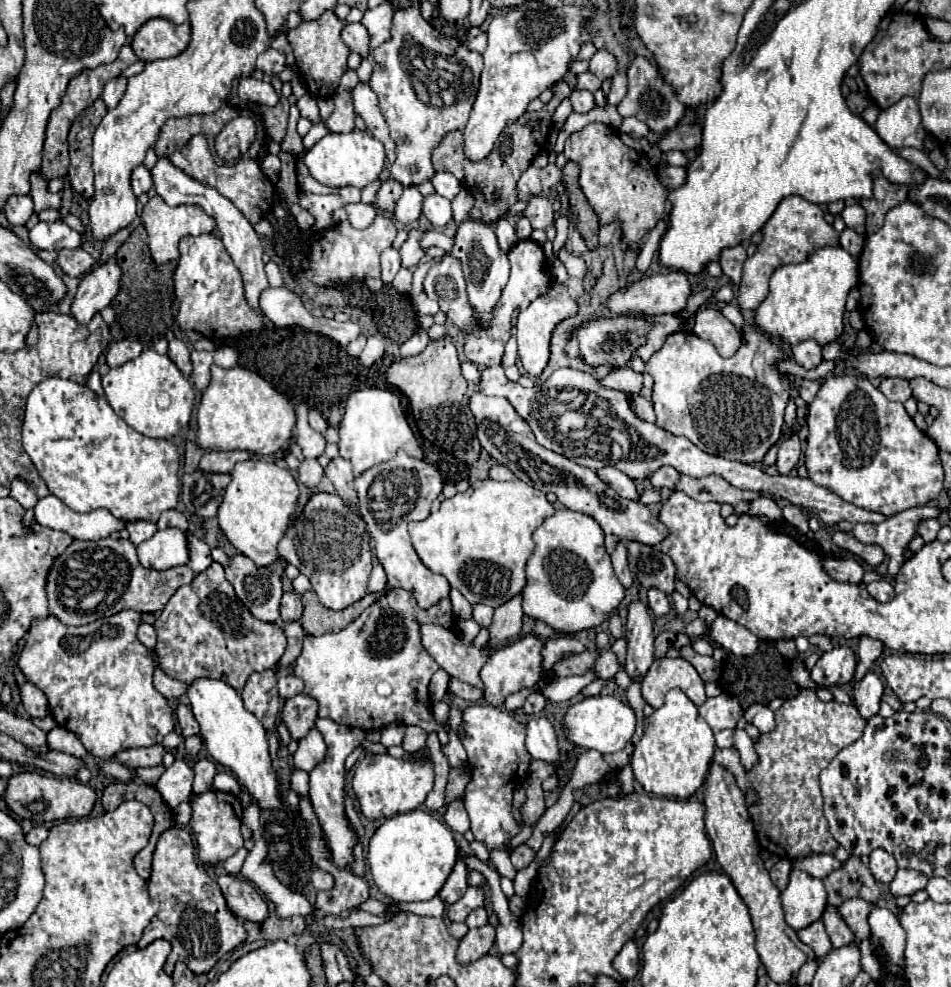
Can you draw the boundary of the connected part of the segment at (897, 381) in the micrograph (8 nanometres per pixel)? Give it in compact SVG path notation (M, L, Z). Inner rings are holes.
M883 378L879 390L893 402L905 402L911 396L911 388L907 380L901 378Z

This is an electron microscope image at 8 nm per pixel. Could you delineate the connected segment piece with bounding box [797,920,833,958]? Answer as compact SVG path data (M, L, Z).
M821 920L813 922L811 926L807 926L807 928L803 928L803 930L797 930L797 936L799 936L801 942L805 942L807 946L811 946L813 952L815 952L819 958L825 958L825 956L833 950L831 940L829 940L829 936L827 936L825 926L823 926Z

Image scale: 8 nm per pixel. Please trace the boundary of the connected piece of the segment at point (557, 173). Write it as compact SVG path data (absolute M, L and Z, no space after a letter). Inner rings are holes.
M549 162L545 168L535 168L531 165L517 182L519 200L531 198L533 194L539 194L539 192L547 192L557 180L561 180L561 176L563 172L555 162Z

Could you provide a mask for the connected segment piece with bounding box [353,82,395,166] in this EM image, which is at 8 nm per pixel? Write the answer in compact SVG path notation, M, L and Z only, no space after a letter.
M357 84L353 90L353 104L355 104L355 112L365 120L367 130L385 146L385 154L387 154L387 164L391 166L391 162L395 162L395 142L389 134L389 126L377 106L377 96L373 94L373 90L367 84Z

